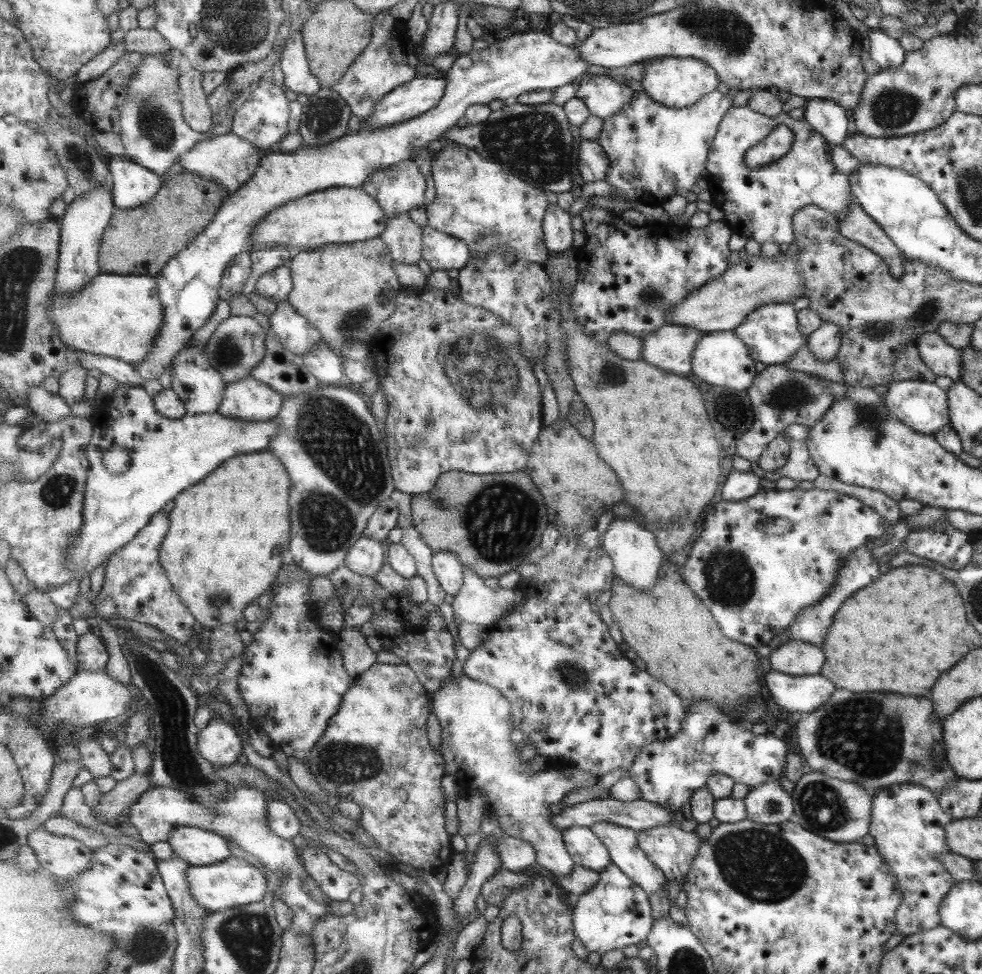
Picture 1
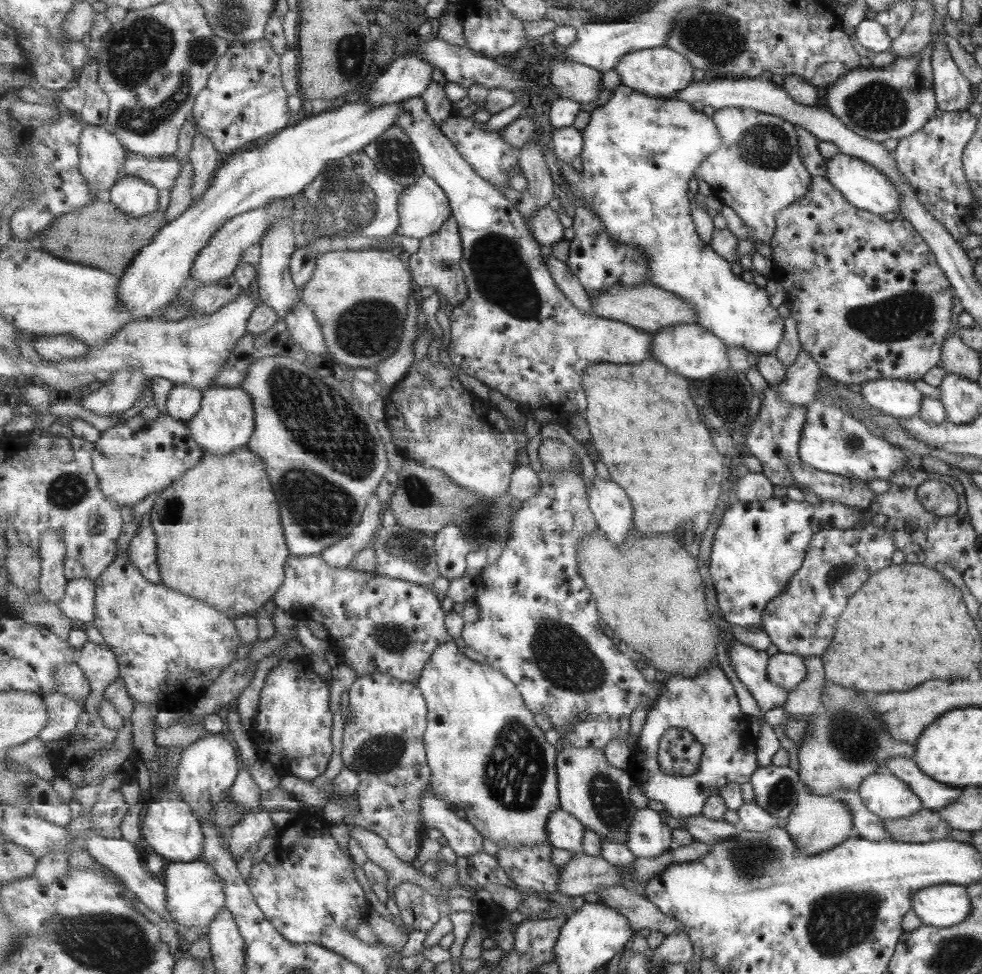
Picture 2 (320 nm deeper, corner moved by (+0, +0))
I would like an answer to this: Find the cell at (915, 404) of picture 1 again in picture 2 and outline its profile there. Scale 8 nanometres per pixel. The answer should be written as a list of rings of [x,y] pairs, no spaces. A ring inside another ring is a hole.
[[[875,379],[860,385],[858,394],[865,404],[893,418],[908,419],[919,414],[921,394],[911,386],[911,381]]]

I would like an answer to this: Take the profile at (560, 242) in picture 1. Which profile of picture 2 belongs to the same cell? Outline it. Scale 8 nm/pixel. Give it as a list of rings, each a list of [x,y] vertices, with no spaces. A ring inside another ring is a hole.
[[[550,205],[541,208],[541,212],[533,216],[533,220],[528,220],[528,227],[532,229],[533,236],[543,248],[551,248],[552,245],[564,239],[565,226],[561,224],[557,212]]]

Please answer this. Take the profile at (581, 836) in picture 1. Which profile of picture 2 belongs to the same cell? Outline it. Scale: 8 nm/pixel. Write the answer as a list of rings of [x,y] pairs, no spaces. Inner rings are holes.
[[[557,809],[548,820],[550,843],[554,848],[570,850],[576,856],[583,854],[585,826],[570,812]]]

